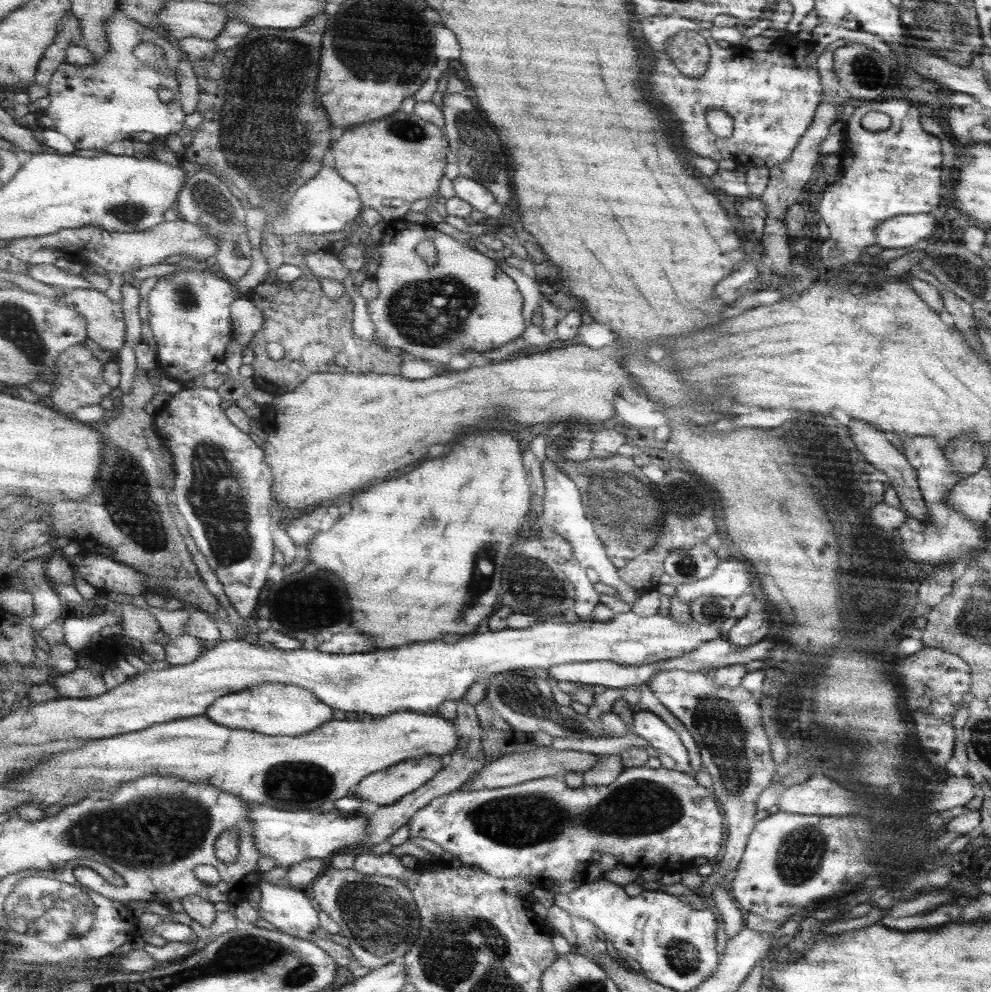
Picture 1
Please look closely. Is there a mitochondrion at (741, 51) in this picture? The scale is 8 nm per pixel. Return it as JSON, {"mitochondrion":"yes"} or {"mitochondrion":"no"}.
{"mitochondrion":"no"}

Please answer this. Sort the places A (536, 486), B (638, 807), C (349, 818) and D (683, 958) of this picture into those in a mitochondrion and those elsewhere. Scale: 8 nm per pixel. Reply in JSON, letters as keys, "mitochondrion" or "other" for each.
{"A":"other","B":"mitochondrion","C":"other","D":"mitochondrion"}

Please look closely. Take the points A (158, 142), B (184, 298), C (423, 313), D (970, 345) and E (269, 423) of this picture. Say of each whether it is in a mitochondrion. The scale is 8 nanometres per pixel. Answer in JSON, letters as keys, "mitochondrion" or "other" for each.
{"A":"other","B":"mitochondrion","C":"mitochondrion","D":"other","E":"other"}

